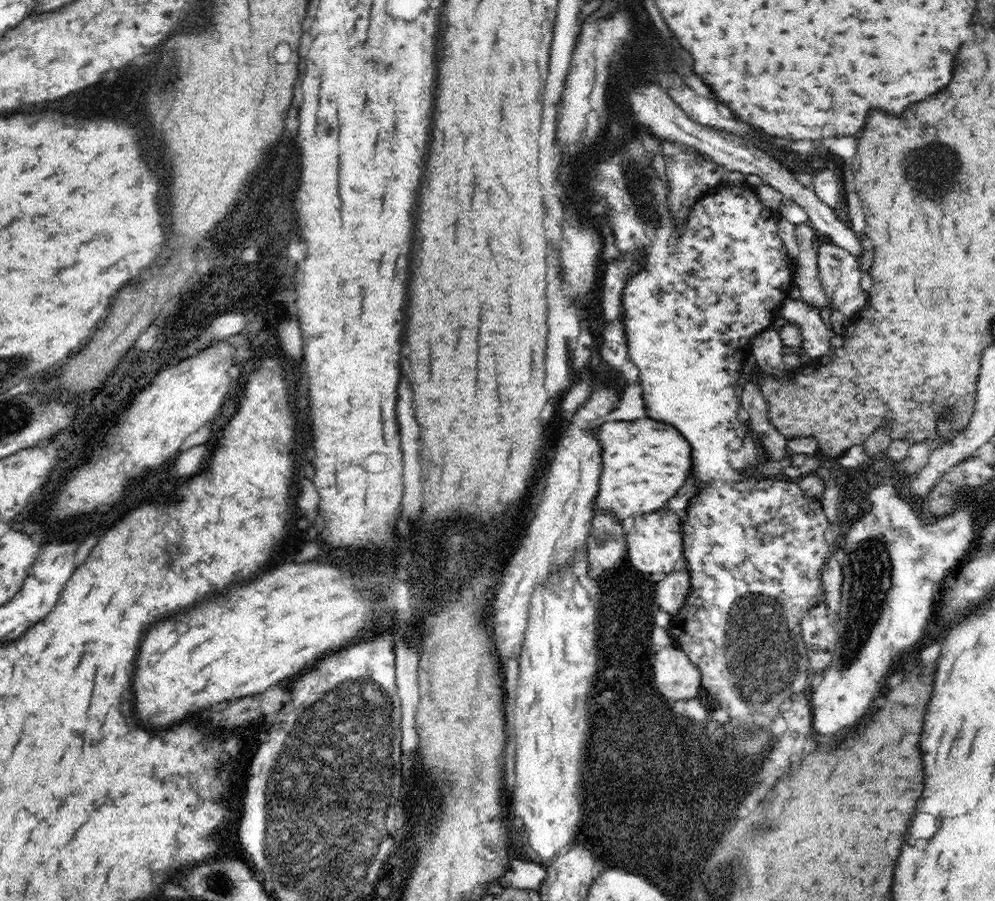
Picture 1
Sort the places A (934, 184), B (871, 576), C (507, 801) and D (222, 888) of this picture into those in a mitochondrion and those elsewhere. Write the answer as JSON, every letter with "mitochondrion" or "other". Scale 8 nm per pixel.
{"A":"mitochondrion","B":"mitochondrion","C":"other","D":"mitochondrion"}

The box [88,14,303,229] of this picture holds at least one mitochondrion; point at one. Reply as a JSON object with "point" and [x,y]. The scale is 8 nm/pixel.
{"point":[174,88]}

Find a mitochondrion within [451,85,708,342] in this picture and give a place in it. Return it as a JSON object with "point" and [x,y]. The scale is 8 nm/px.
{"point":[639,185]}

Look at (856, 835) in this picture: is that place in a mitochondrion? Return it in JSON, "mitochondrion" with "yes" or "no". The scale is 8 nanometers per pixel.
{"mitochondrion":"no"}

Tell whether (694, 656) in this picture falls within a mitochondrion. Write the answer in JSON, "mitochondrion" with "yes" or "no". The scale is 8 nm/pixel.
{"mitochondrion":"no"}

